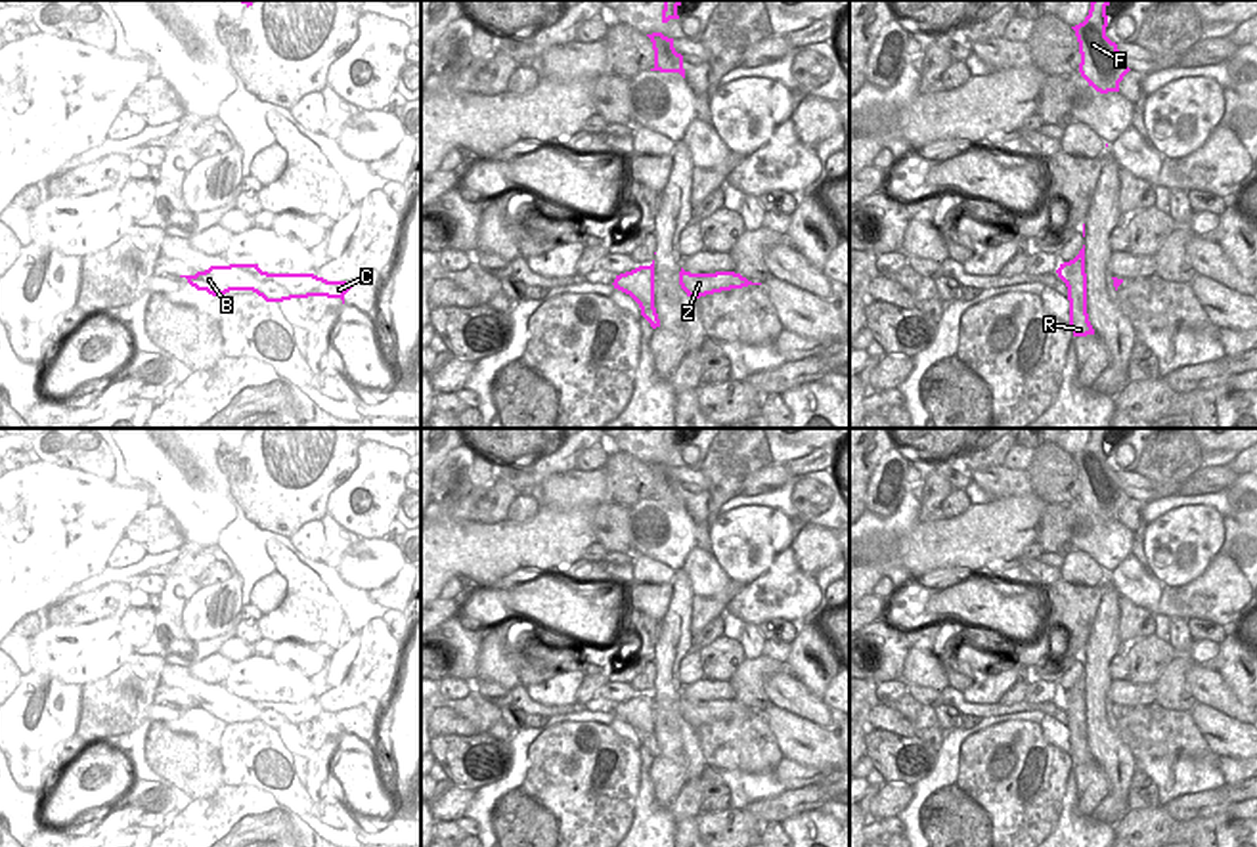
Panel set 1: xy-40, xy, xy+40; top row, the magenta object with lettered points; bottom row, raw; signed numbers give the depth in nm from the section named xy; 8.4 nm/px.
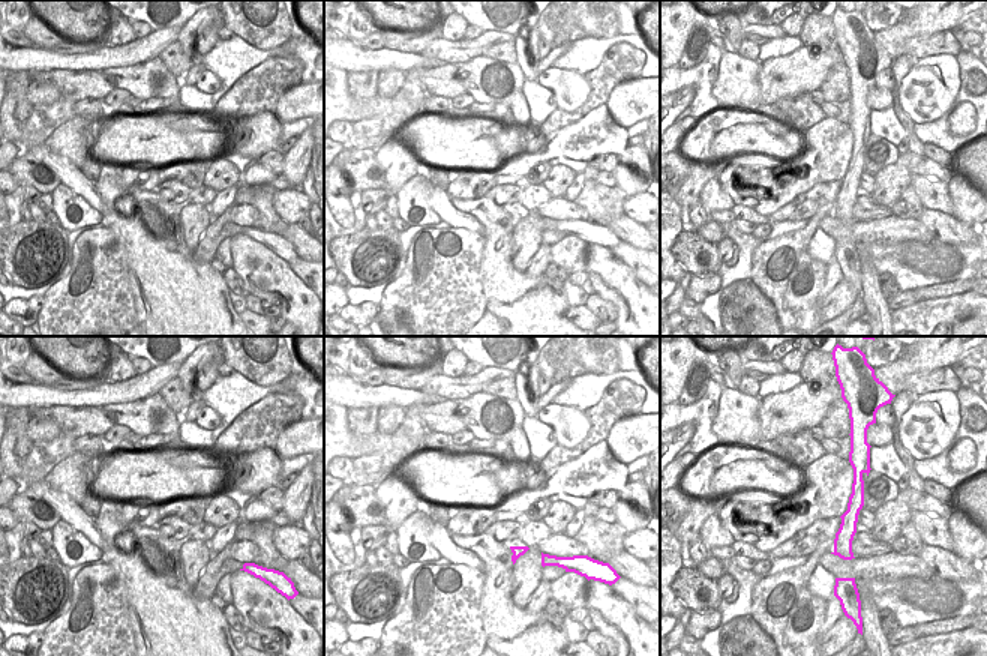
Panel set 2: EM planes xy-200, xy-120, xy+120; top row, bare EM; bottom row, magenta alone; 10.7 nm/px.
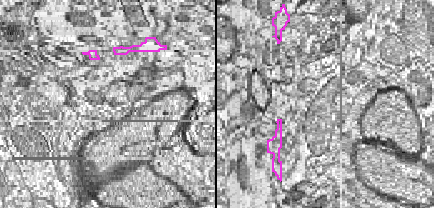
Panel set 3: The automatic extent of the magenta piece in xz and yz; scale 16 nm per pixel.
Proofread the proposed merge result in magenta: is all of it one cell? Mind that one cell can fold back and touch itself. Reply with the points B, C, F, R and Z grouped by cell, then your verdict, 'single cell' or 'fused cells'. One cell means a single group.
B C Z / F R | fused cells

